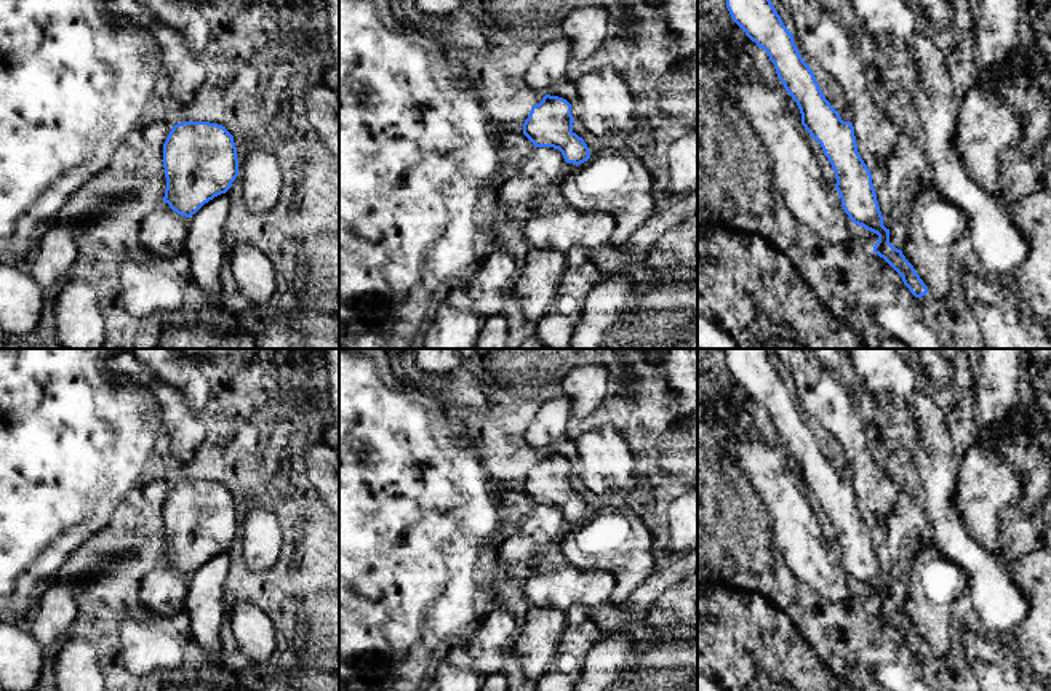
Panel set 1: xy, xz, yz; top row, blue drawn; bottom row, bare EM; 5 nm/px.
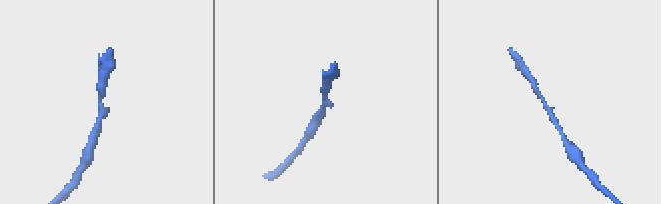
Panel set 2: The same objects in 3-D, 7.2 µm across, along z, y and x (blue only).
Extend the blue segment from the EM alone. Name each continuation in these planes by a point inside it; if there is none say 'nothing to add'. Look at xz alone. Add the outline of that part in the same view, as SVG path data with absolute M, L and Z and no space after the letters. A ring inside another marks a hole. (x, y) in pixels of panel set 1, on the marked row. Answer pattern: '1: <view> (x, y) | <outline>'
nothing to add

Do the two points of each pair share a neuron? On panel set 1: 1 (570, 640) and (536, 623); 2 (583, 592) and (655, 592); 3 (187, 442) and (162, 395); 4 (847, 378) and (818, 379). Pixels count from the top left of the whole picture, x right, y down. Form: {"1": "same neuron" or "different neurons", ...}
{"1": "different neurons", "2": "different neurons", "3": "same neuron", "4": "different neurons"}

